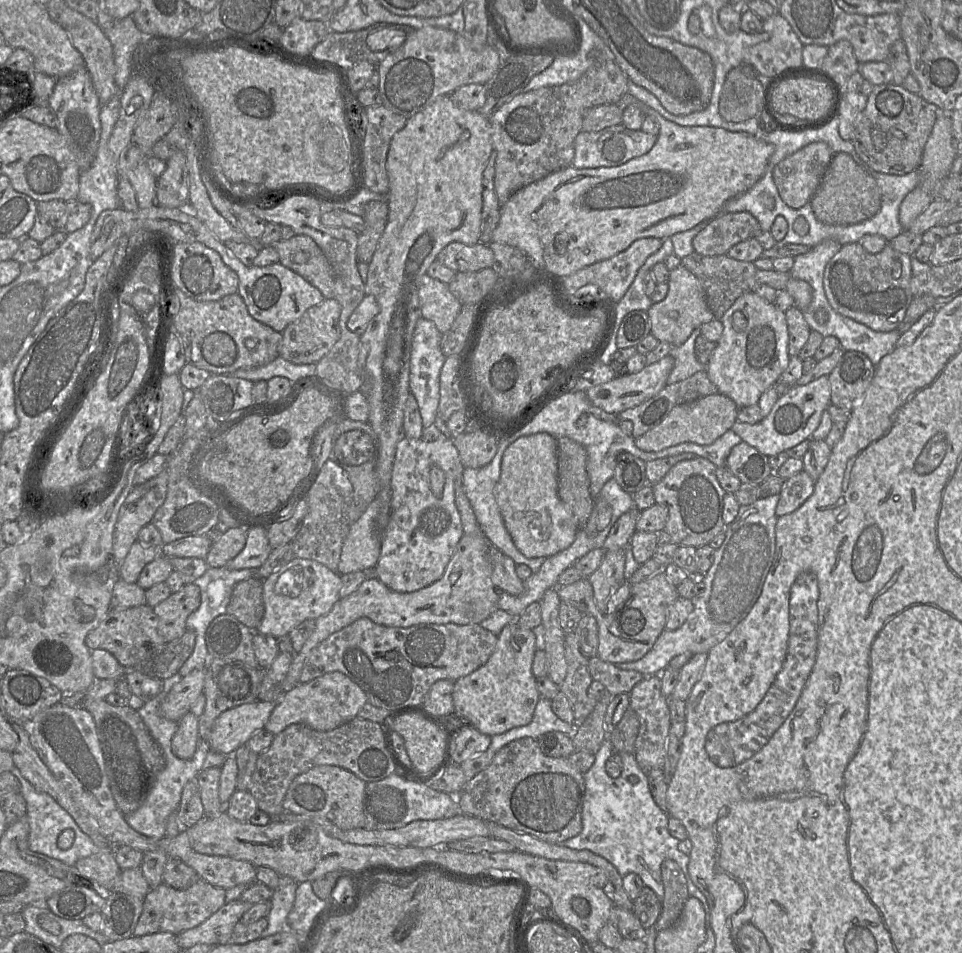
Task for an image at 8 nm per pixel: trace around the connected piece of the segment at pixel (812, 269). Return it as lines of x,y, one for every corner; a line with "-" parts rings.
825,240
811,248
807,253
796,256
790,270
792,278
807,282
813,289
813,296
809,306
801,310
805,318
807,312
815,311
822,306
826,312
831,309
823,287
824,270
830,259
840,251
842,245
834,240

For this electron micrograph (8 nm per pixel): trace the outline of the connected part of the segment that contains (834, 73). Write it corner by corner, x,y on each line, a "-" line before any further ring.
840,40
828,47
827,55
819,69
836,86
842,88
848,79
858,71
859,65
851,43
847,40

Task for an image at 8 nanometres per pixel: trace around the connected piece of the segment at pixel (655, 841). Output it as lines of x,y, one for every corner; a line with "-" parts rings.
605,738
600,749
595,754
595,762
585,773
585,794
582,808
582,830
570,839
559,845
574,850
589,850
610,862
623,877
628,873
637,874
643,885
652,889
660,901
663,899
664,890
661,881
660,866
666,859
674,860
682,869
688,873
689,856
677,849
680,841
673,837
668,831
669,815
663,812
655,803
648,784
648,776
639,767
634,753
620,752
622,760
622,772
618,778
611,778
605,770
606,761
613,755
614,748
609,740

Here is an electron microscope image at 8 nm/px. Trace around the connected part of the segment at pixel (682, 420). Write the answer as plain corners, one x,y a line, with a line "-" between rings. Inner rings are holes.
716,393
674,407
656,427
635,440
636,446
647,452
657,452
680,443
710,445
736,422
738,407
726,395

